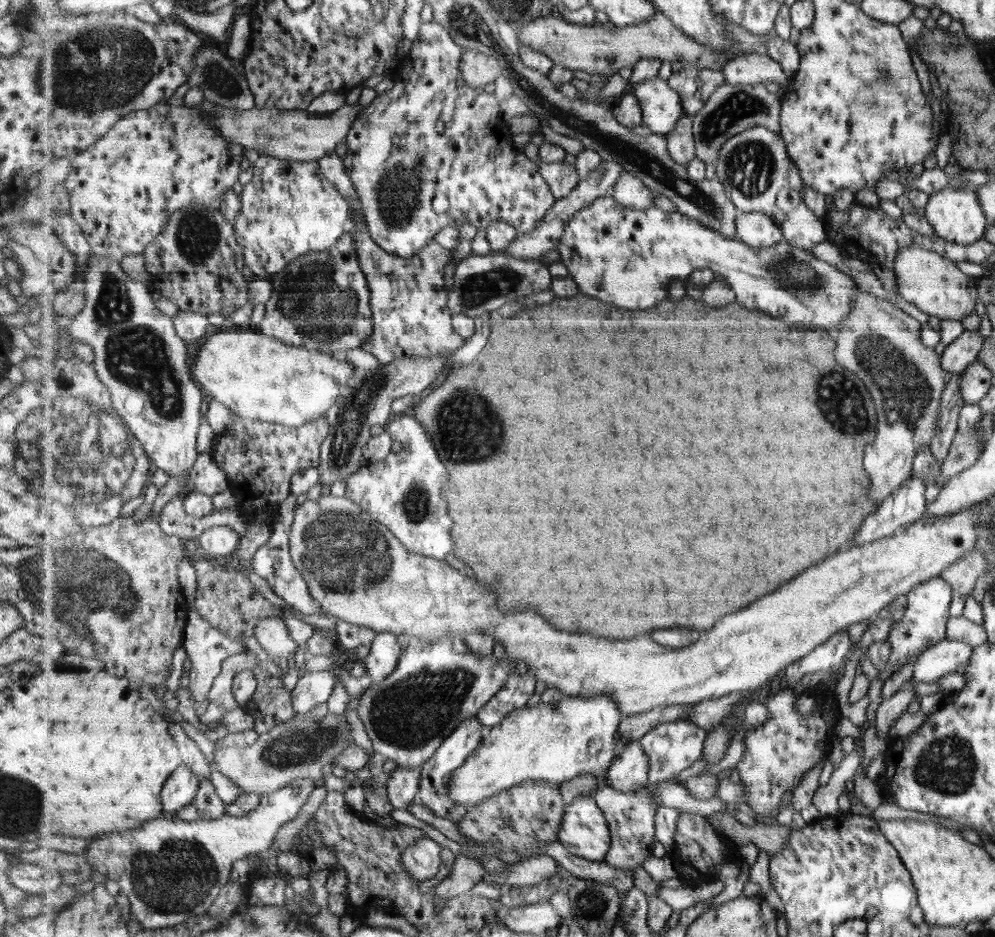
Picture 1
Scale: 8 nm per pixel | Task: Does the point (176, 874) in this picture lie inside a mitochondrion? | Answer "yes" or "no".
yes

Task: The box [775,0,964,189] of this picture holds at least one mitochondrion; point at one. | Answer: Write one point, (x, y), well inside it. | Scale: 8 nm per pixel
(884, 75)

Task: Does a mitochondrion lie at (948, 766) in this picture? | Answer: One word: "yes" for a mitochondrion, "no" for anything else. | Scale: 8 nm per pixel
yes

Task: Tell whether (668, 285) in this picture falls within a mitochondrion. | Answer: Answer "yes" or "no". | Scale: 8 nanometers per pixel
no

